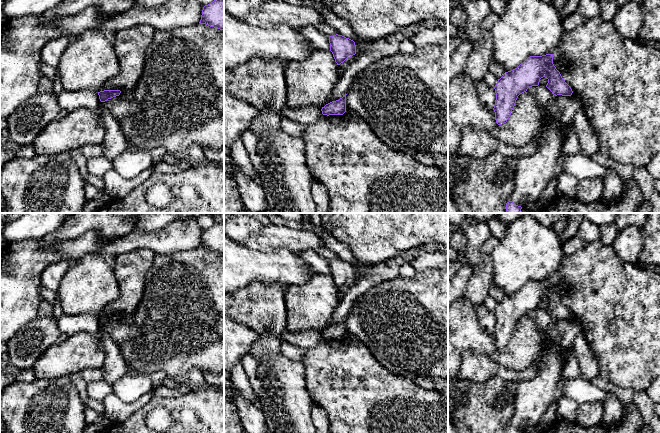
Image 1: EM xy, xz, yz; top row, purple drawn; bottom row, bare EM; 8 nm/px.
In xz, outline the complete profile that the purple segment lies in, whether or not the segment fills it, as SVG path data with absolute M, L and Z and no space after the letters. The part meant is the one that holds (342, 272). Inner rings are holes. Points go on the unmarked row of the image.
M342 259L329 260L330 275L337 289L356 278L355 266Z

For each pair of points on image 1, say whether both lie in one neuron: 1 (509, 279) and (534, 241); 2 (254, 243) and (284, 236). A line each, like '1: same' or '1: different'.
1: same
2: same

